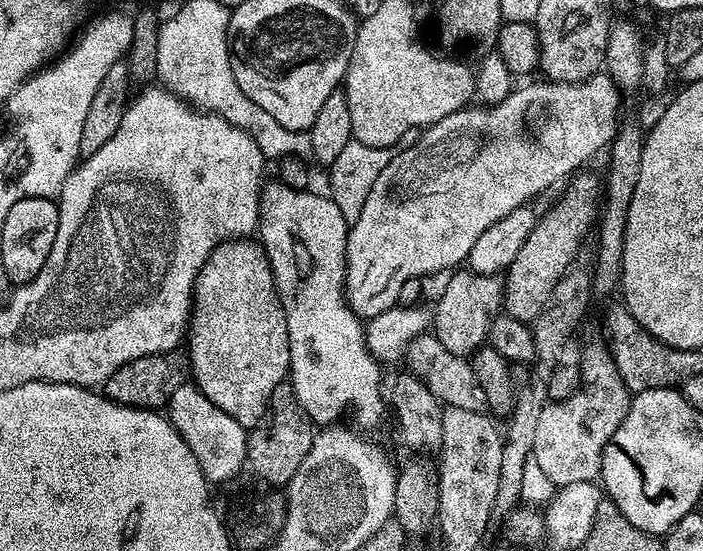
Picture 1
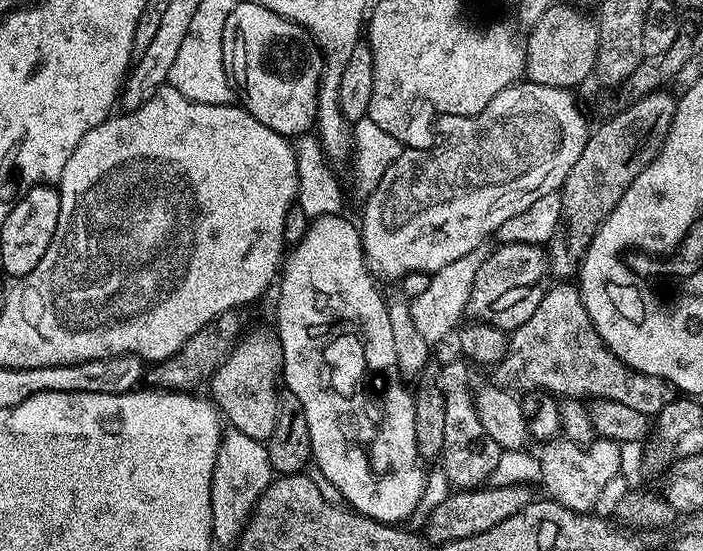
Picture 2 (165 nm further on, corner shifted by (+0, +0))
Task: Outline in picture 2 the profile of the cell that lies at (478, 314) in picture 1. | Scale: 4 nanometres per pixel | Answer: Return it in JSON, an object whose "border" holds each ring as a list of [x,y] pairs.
{"border":[[[500,244],[485,255],[474,278],[467,315],[482,324],[515,330],[530,318],[530,314],[534,314],[534,310],[538,310],[538,302],[542,302],[545,294],[544,279],[547,276],[550,276],[550,260],[543,247],[534,244]]]}

